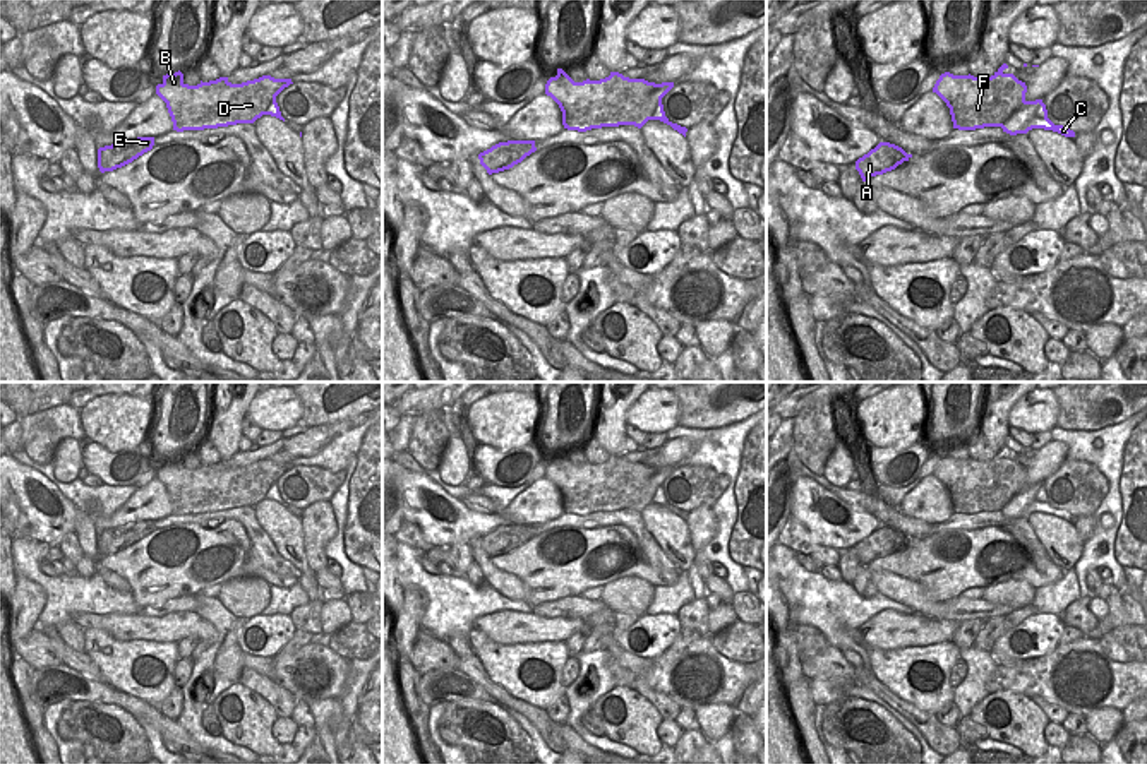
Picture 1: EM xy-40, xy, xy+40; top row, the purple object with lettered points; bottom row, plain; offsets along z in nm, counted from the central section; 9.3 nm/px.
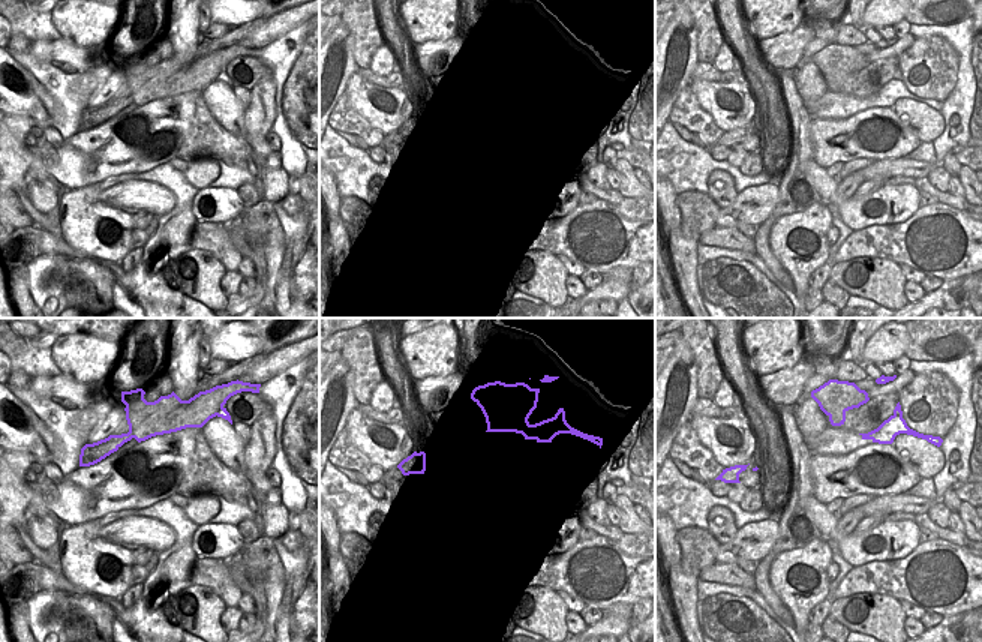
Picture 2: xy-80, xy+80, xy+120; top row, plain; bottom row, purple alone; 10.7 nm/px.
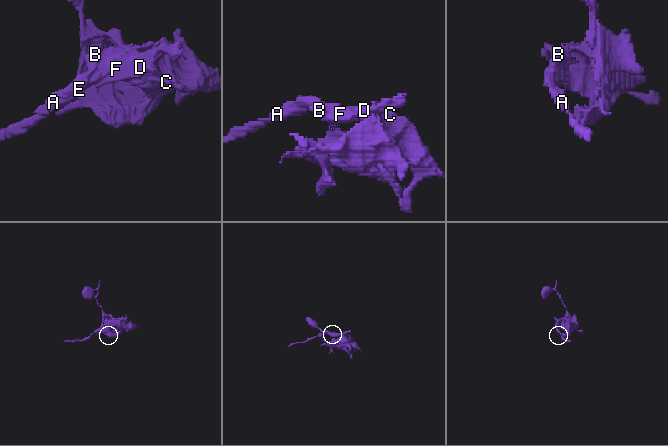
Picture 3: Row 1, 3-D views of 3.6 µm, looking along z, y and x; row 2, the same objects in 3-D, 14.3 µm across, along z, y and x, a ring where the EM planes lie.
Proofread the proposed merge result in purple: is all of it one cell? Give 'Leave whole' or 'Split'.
Split.

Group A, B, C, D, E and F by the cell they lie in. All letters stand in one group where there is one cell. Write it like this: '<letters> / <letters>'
A B D E F / C

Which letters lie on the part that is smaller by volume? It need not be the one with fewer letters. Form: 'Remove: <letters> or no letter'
Remove: A, B, D, E, F

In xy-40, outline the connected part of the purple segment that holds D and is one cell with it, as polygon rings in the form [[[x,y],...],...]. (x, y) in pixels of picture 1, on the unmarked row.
[[[183,457],[163,459],[156,478],[166,486],[173,514],[204,514],[237,507],[254,507],[269,488],[267,478],[288,471],[291,463],[262,459],[242,468],[231,468],[228,461],[189,469]]]

